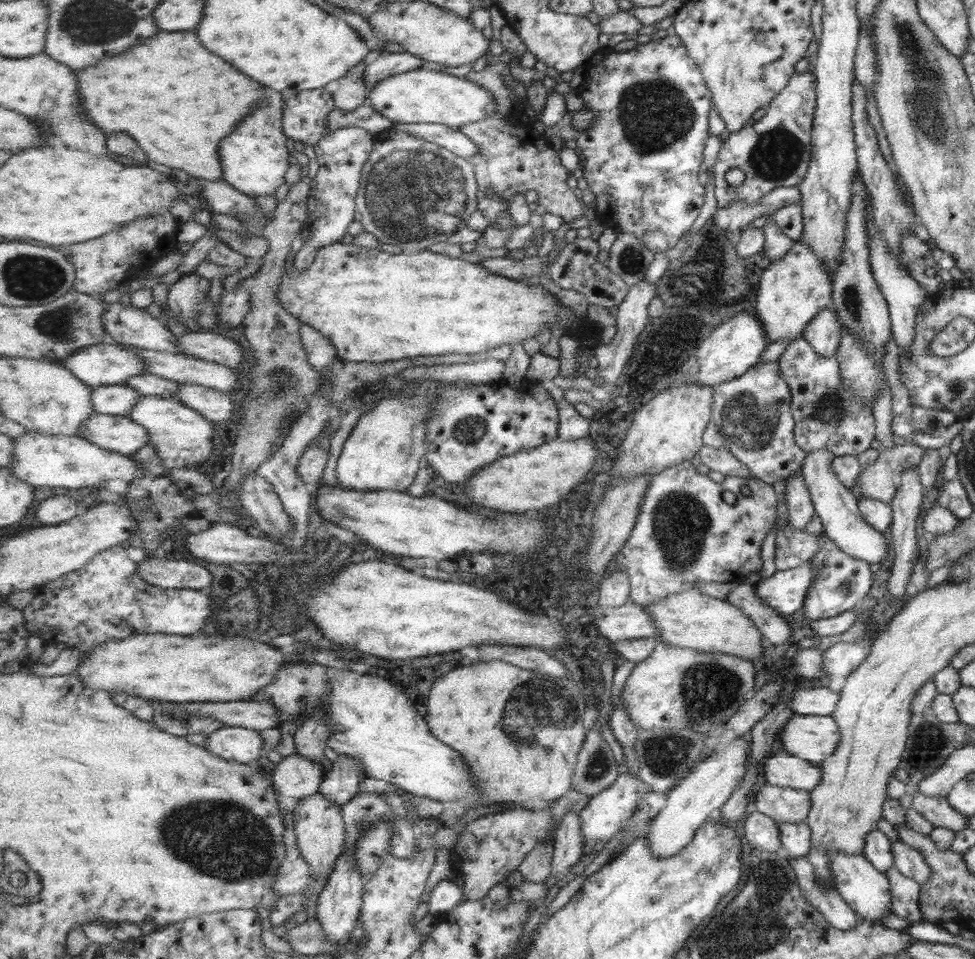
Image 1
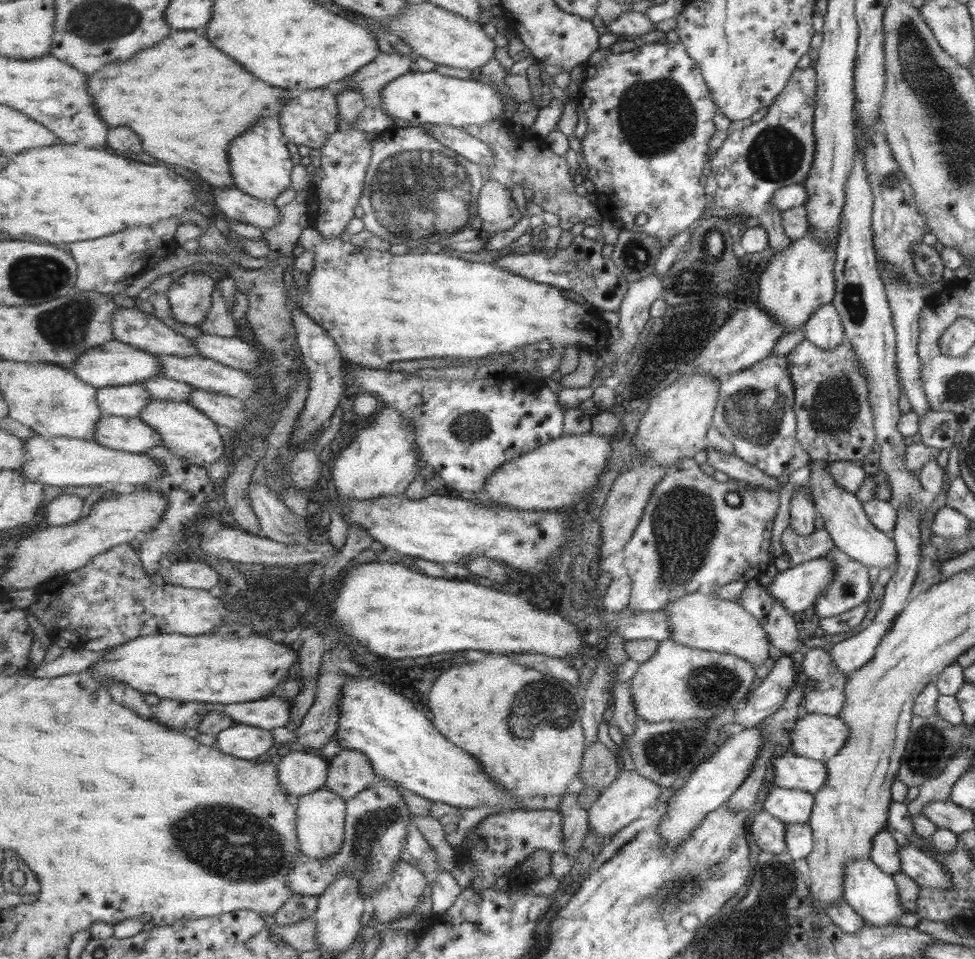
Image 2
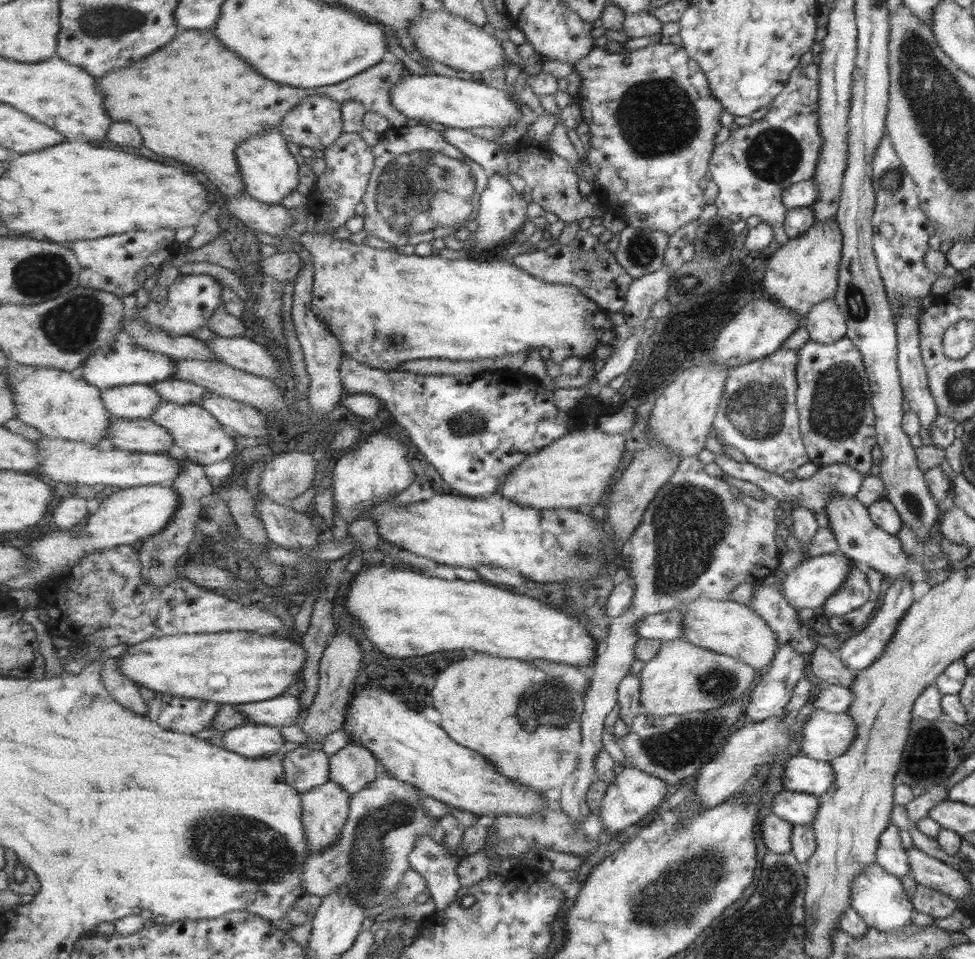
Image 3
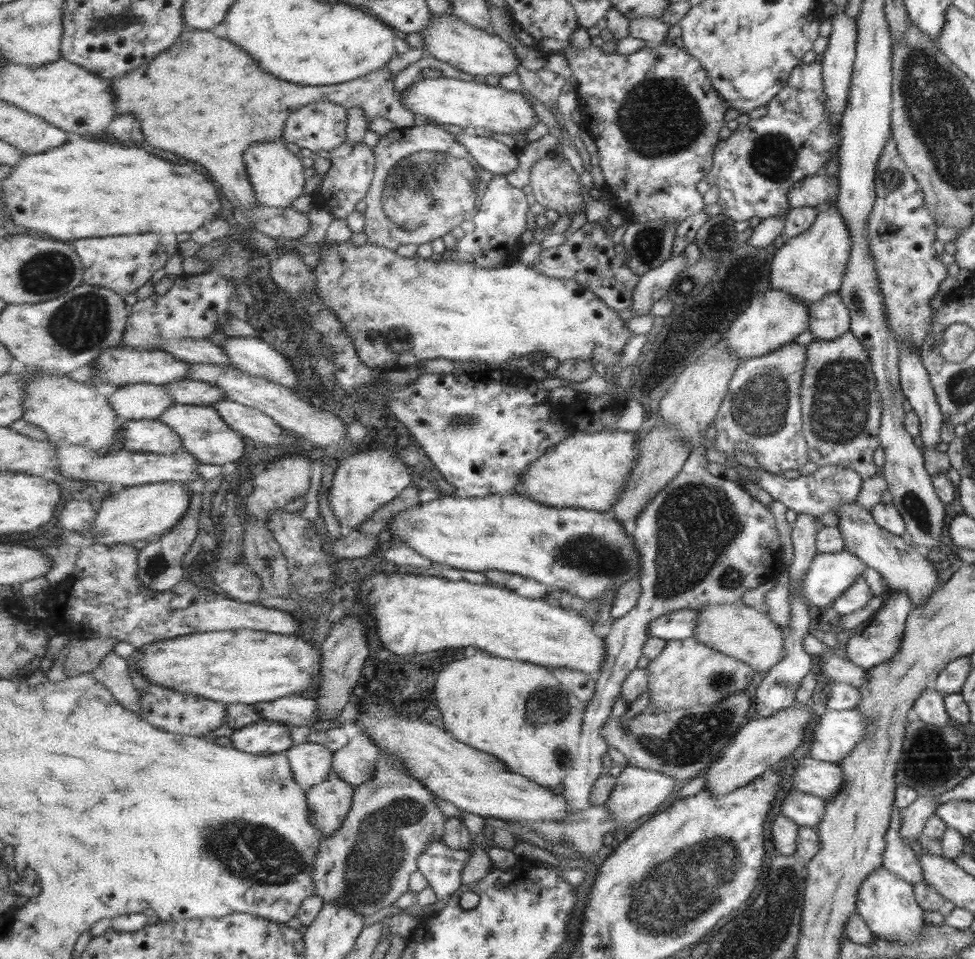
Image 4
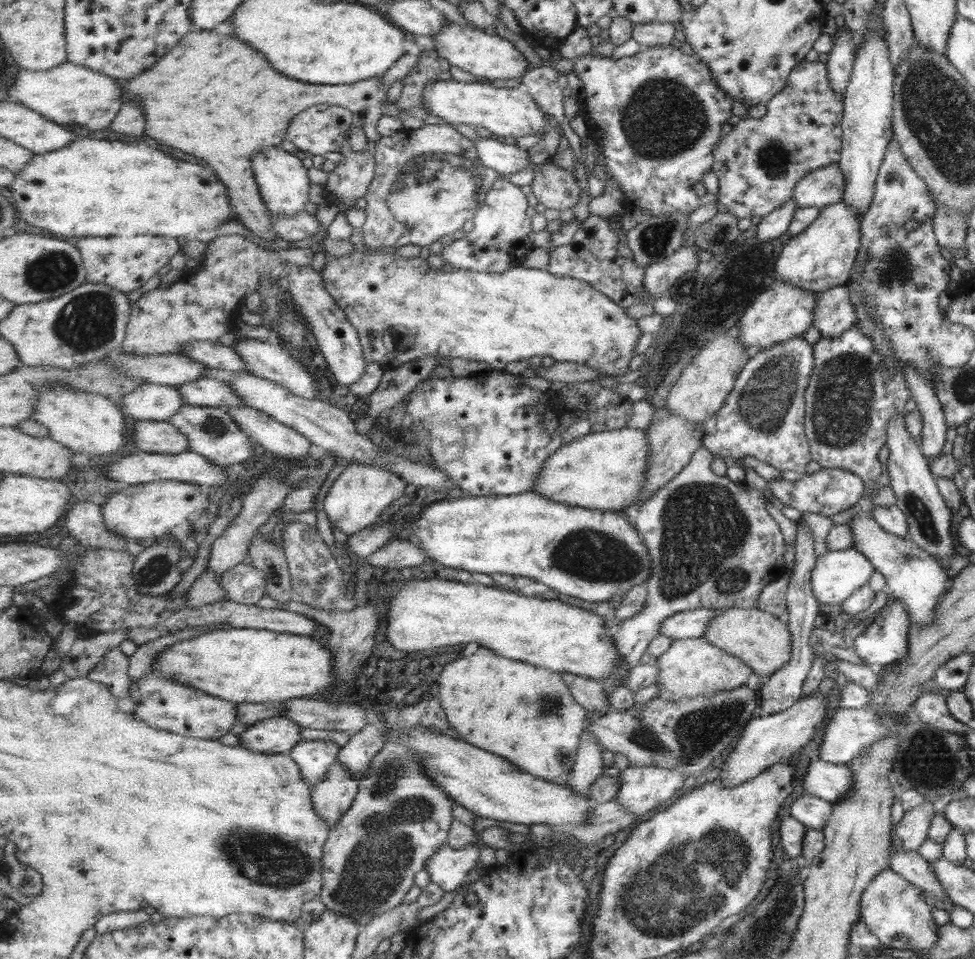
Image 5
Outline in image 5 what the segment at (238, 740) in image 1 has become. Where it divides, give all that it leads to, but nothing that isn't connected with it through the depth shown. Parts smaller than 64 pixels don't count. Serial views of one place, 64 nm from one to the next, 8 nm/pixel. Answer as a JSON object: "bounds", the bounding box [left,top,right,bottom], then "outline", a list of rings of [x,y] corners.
{"bounds":[239,716,301,755],"outline":[[[286,716],[267,718],[253,723],[239,734],[240,746],[261,753],[289,755],[301,741],[301,728],[295,720]]]}

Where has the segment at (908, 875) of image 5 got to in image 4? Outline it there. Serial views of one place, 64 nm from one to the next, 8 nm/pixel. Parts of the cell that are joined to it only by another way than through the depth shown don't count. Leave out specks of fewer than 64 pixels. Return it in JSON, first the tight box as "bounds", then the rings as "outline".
{"bounds":[881,808,922,885],"outline":[[[893,808],[884,834],[885,846],[881,853],[881,867],[896,874],[905,882],[913,885],[919,884],[922,876],[916,854],[904,844],[898,835],[901,819],[899,809]]]}

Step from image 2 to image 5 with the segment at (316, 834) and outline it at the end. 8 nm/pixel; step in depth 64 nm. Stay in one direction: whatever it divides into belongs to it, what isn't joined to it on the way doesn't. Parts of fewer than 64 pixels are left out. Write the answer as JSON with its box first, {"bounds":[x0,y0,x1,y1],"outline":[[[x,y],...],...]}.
{"bounds":[312,762,360,828],"outline":[[[336,762],[325,780],[312,788],[312,801],[316,811],[328,820],[332,828],[352,807],[359,791],[360,781],[343,763]]]}

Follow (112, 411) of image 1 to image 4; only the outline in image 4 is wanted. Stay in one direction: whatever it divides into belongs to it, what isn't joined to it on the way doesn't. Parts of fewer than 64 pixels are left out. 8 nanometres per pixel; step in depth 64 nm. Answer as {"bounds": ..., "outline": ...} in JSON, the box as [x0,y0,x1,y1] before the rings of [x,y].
{"bounds":[108,384,175,422],"outline":[[[128,384],[119,387],[108,401],[116,409],[121,422],[128,420],[158,419],[169,407],[175,406],[175,399],[171,396],[170,390],[164,385],[155,384]]]}

